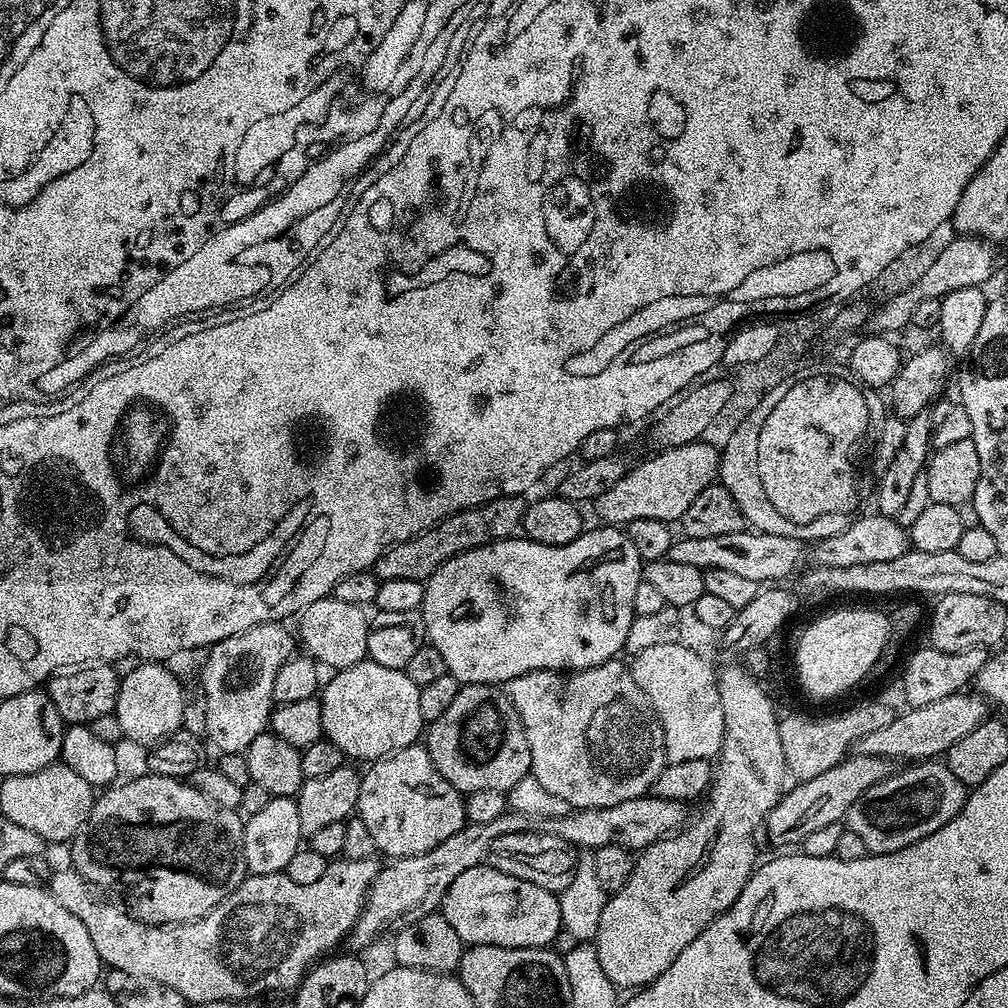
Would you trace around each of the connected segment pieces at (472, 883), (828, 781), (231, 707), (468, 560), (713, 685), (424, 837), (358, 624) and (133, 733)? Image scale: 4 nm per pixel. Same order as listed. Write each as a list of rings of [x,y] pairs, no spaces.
[[[482,863],[458,874],[458,878],[450,882],[444,895],[442,915],[468,946],[493,944],[507,948],[543,948],[551,945],[556,935],[561,935],[559,908],[557,893]]]
[[[851,755],[835,764],[826,774],[818,774],[818,778],[810,778],[793,783],[781,796],[774,810],[768,812],[766,833],[772,844],[799,845],[806,838],[806,834],[818,830],[821,826],[830,826],[830,822],[841,822],[847,817],[848,808],[887,776],[893,775],[893,761],[885,756]]]
[[[280,622],[259,624],[250,630],[242,630],[242,634],[234,634],[222,642],[211,645],[207,649],[207,656],[198,677],[199,691],[206,698],[206,736],[217,748],[217,753],[226,752],[243,753],[269,727],[272,718],[272,691],[274,690],[274,677],[278,670],[297,651],[298,644],[290,633],[284,629]]]
[[[620,526],[589,527],[574,542],[566,546],[542,546],[527,538],[509,538],[475,548],[469,552],[450,558],[441,568],[437,568],[433,576],[429,576],[424,585],[424,607],[422,615],[428,631],[427,643],[437,648],[448,667],[447,675],[465,684],[507,685],[510,678],[518,678],[527,672],[562,672],[593,668],[605,664],[608,660],[619,657],[624,652],[626,634],[630,630],[630,622],[634,616],[634,593],[638,591],[638,582],[642,578],[642,561],[638,550],[634,550],[634,542],[630,542],[627,531]]]
[[[681,642],[666,646],[650,646],[650,650],[637,652],[630,660],[634,682],[642,686],[642,694],[650,698],[650,706],[654,706],[656,716],[660,720],[664,731],[664,759],[670,764],[695,760],[711,761],[719,756],[724,741],[724,714],[717,669],[712,669],[694,649],[687,648],[686,644]]]
[[[411,744],[382,760],[371,761],[367,768],[368,773],[365,771],[360,778],[356,812],[366,822],[377,849],[388,858],[417,856],[434,850],[434,846],[446,842],[450,834],[464,827],[464,796],[442,778],[427,747]]]
[[[333,594],[331,596],[318,598],[318,602],[310,602],[310,606],[306,606],[298,614],[298,621],[299,620],[299,643],[302,645],[303,651],[311,656],[312,659],[316,661],[317,665],[323,666],[325,669],[328,667],[328,670],[339,670],[341,668],[354,666],[358,662],[362,662],[366,659],[368,654],[366,650],[366,638],[368,637],[370,616],[365,609],[359,608],[358,606],[350,606],[350,602],[342,602]]]
[[[140,662],[135,666],[123,673],[114,714],[129,741],[145,746],[159,744],[183,729],[182,702],[186,688],[163,663]]]

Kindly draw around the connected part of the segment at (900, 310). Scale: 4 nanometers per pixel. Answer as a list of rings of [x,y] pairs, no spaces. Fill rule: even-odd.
[[[979,236],[955,237],[936,257],[932,265],[909,286],[905,292],[892,296],[880,309],[873,311],[870,316],[871,331],[876,334],[897,334],[912,323],[914,310],[918,310],[918,302],[939,300],[941,296],[963,288],[978,288],[987,285],[987,280],[996,272],[997,245],[990,240],[981,240]]]

